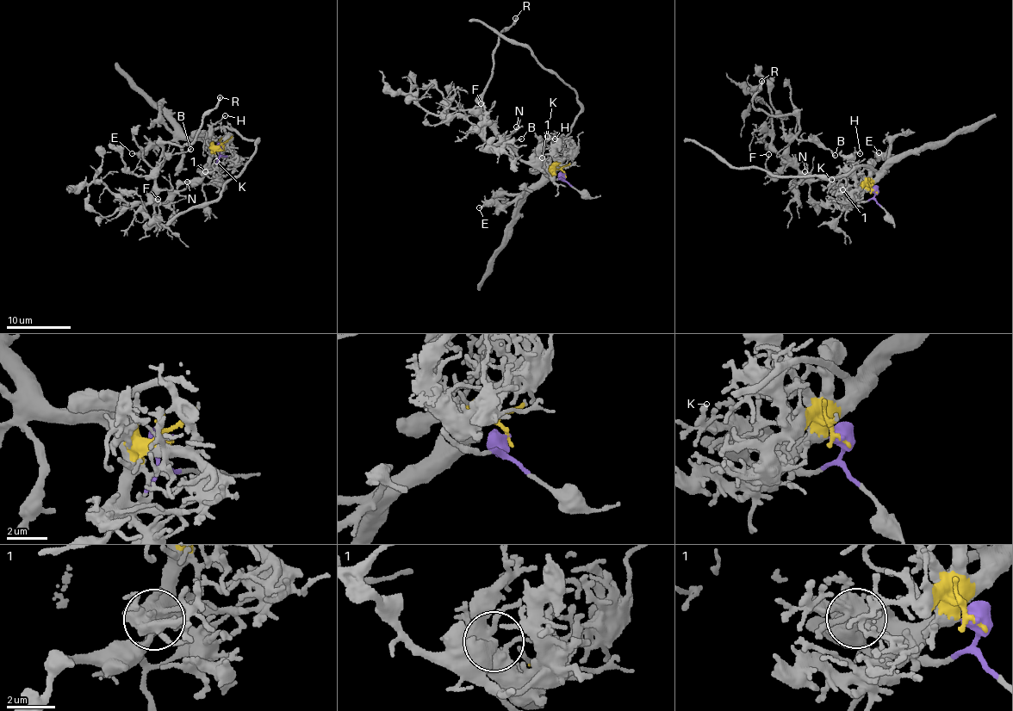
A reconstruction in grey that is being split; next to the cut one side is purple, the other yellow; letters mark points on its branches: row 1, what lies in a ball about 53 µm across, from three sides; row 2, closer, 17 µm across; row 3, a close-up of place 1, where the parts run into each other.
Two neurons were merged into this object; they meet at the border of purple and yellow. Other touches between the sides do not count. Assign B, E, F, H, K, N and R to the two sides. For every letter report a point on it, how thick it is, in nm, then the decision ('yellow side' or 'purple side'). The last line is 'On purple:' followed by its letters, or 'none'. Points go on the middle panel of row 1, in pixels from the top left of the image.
B: (521, 139) | 190 nm | purple side
E: (479, 207) | 220 nm | yellow side
F: (481, 103) | 140 nm | purple side
H: (555, 139) | 90 nm | yellow side
K: (547, 136) | 150 nm | yellow side
N: (516, 126) | 120 nm | purple side
R: (515, 18) | 240 nm | purple side
On purple: B, F, N, R

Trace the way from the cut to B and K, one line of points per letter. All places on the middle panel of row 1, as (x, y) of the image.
B: (563, 176), (562, 181), (533, 169), (512, 147), (494, 146), (486, 139), (480, 114), (505, 140), (521, 139)
K: (563, 176), (558, 170), (554, 170), (555, 172), (550, 171), (542, 158), (548, 136)

